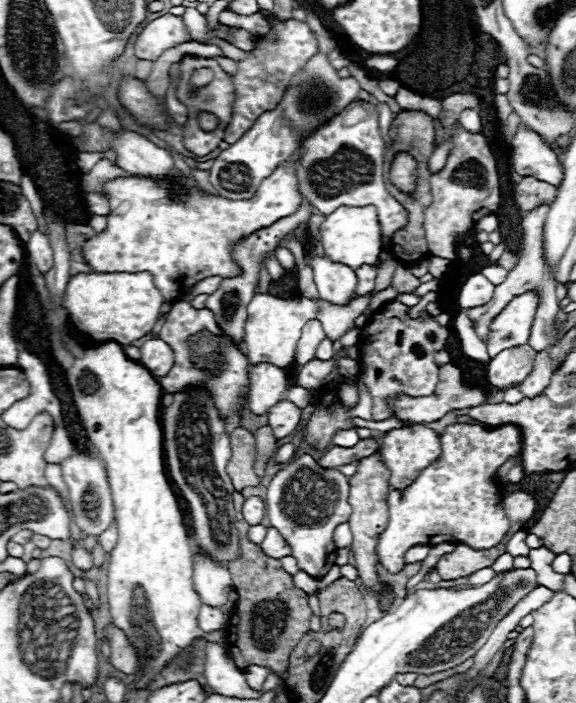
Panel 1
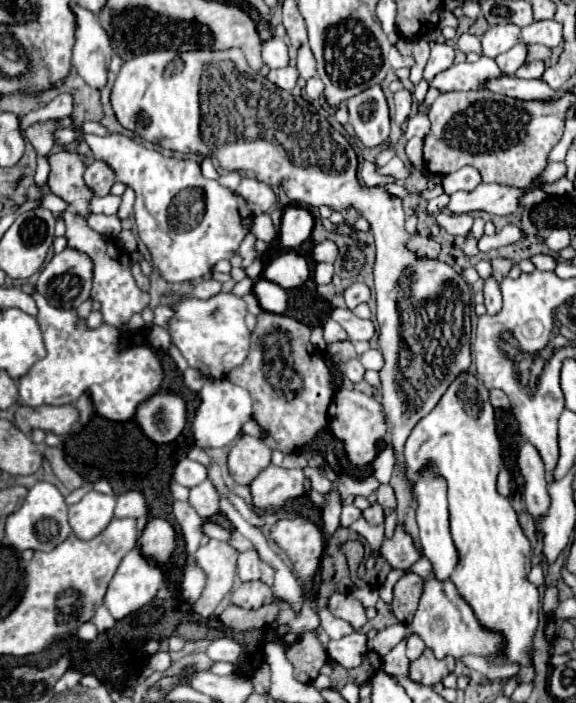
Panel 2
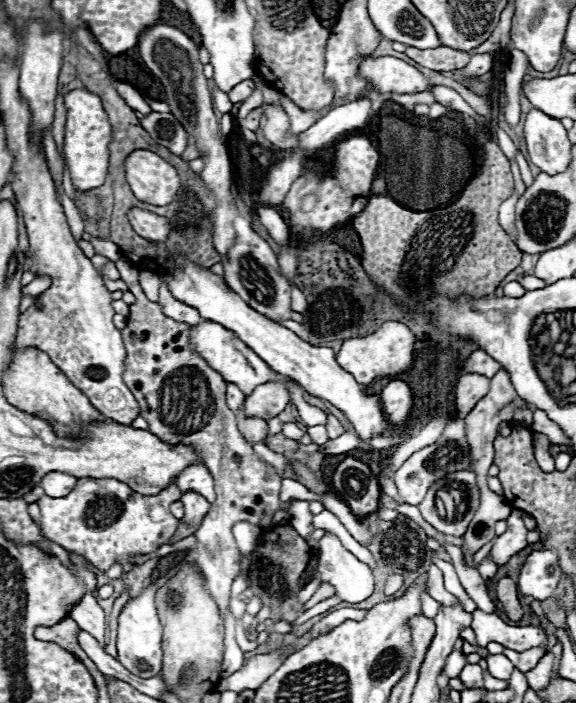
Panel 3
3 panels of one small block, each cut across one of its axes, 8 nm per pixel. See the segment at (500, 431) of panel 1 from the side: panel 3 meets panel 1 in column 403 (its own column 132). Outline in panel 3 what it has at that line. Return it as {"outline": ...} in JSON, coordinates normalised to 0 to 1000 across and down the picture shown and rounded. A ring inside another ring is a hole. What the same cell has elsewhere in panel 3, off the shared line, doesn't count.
{"outline":[[[139,680],[122,703],[66,711],[69,751],[83,768],[142,791],[170,814],[184,814],[198,799],[226,814],[236,791],[267,785],[306,757],[313,740],[295,731],[295,717],[306,711],[313,711],[313,697],[302,686],[267,706],[247,706],[198,680]]]}

